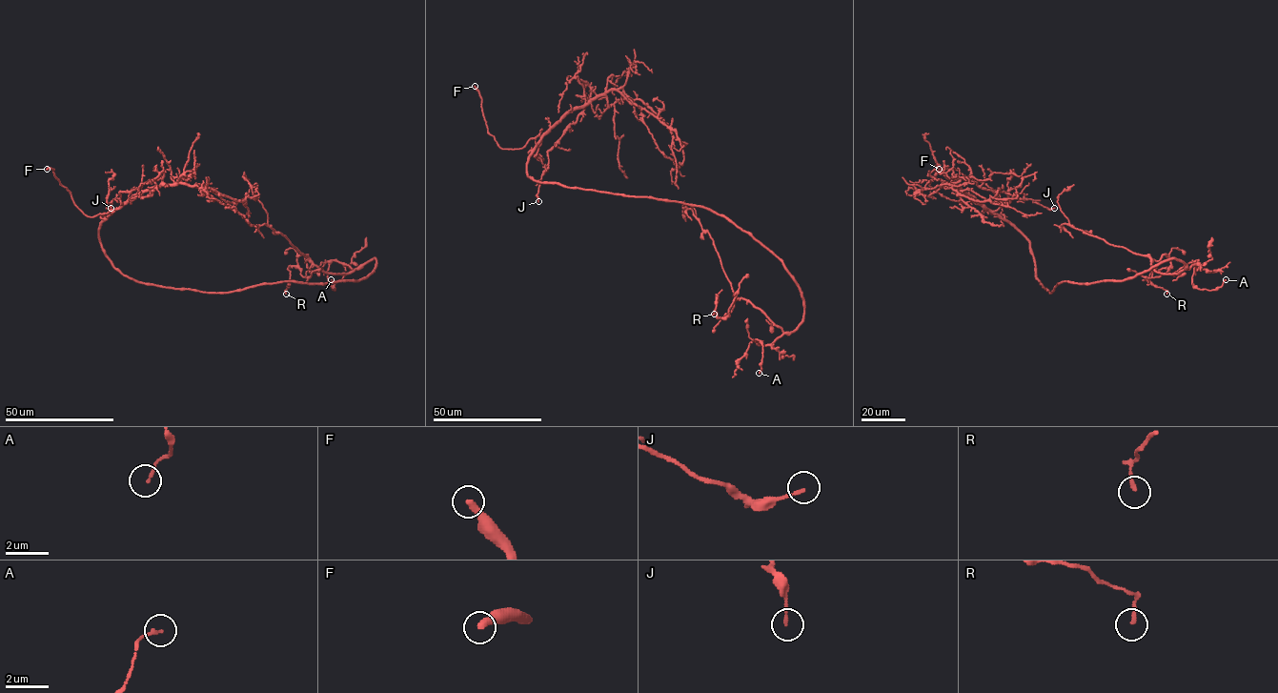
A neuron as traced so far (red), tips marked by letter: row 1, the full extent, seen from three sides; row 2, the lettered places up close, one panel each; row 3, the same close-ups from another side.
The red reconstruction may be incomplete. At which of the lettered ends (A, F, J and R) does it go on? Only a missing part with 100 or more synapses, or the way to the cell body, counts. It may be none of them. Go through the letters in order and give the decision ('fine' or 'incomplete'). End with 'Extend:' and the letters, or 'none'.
A: fine
F: incomplete
J: fine
R: fine
Extend: F

